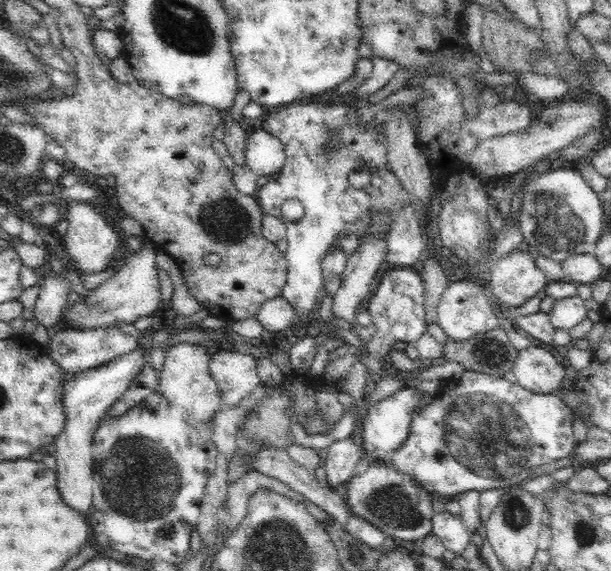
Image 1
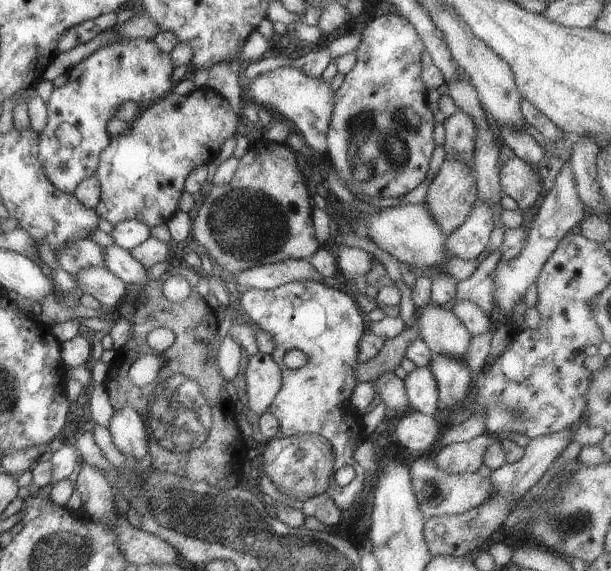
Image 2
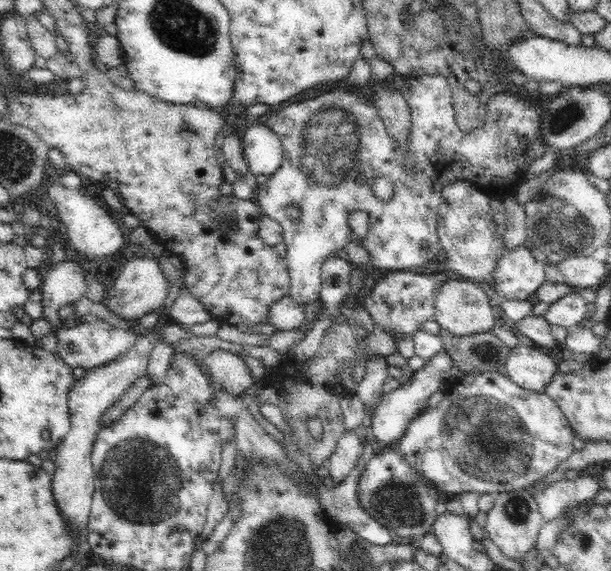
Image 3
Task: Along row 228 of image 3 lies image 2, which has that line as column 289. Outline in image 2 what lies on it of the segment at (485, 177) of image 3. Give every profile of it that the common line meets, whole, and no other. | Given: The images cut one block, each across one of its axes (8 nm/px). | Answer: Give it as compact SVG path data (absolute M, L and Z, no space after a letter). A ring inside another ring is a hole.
M298 280L291 281L272 289L247 289L234 297L234 307L241 308L261 330L269 332L275 344L275 348L270 354L277 366L281 369L281 388L273 397L271 404L267 407L267 412L271 413L278 422L279 430L283 437L291 435L302 435L311 433L319 435L329 441L334 454L333 468L336 471L341 466L351 466L354 470L354 478L345 486L337 485L333 476L329 477L327 493L341 511L349 508L357 499L358 494L363 490L365 482L364 468L355 462L353 449L355 443L363 438L362 412L355 411L349 406L349 395L356 382L354 379L354 366L357 362L357 347L359 337L366 333L367 322L360 308L352 299L353 294L336 282L316 283L313 281ZM291 349L301 350L309 358L307 364L298 369L289 369L283 363L283 356Z

